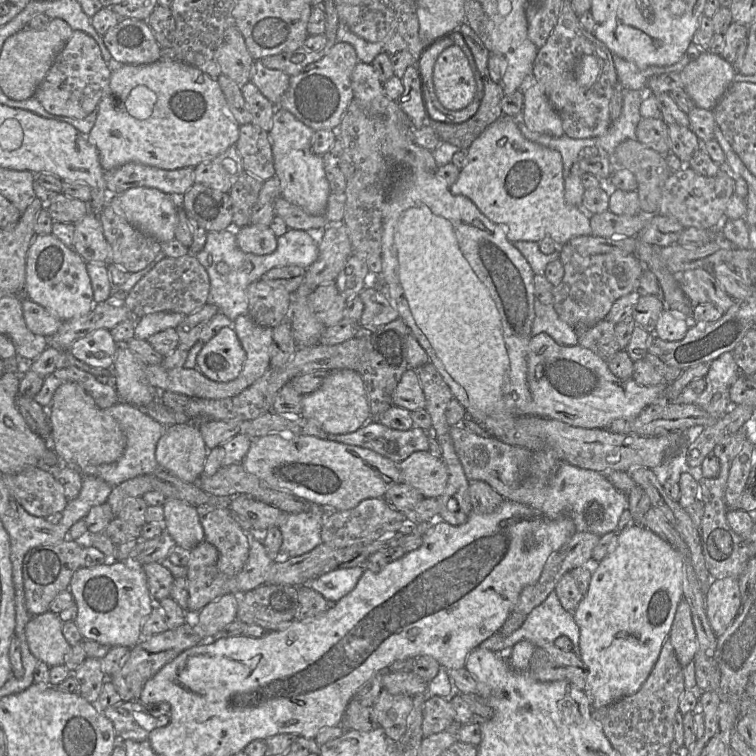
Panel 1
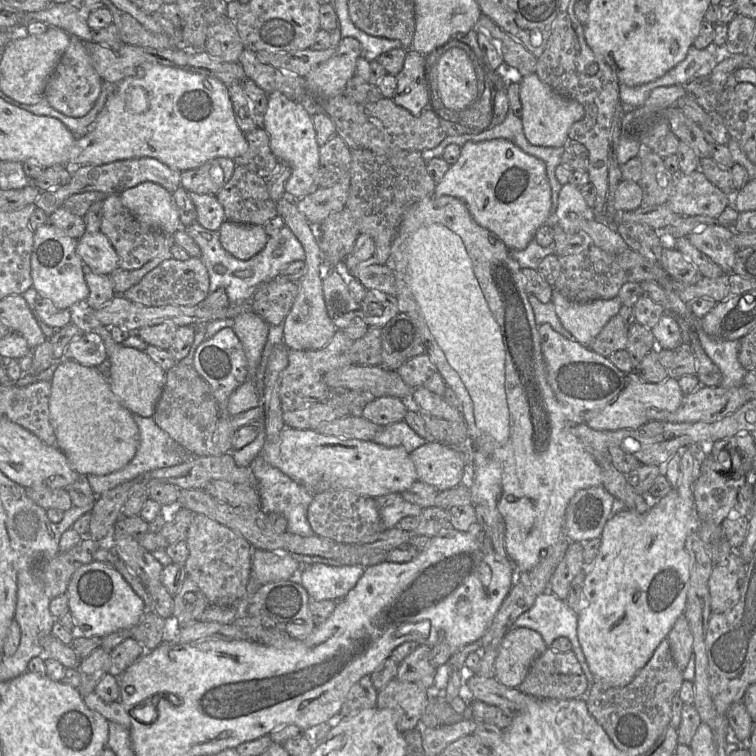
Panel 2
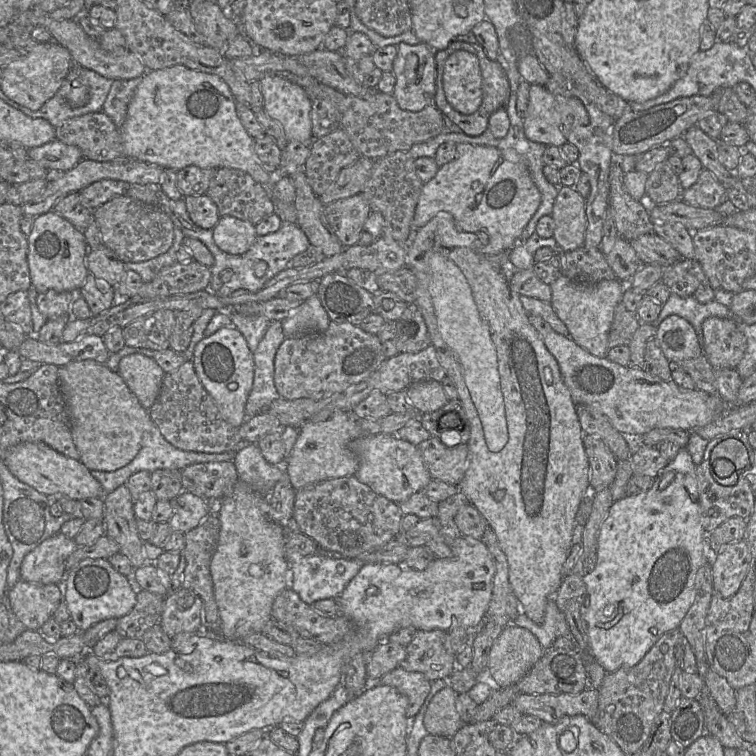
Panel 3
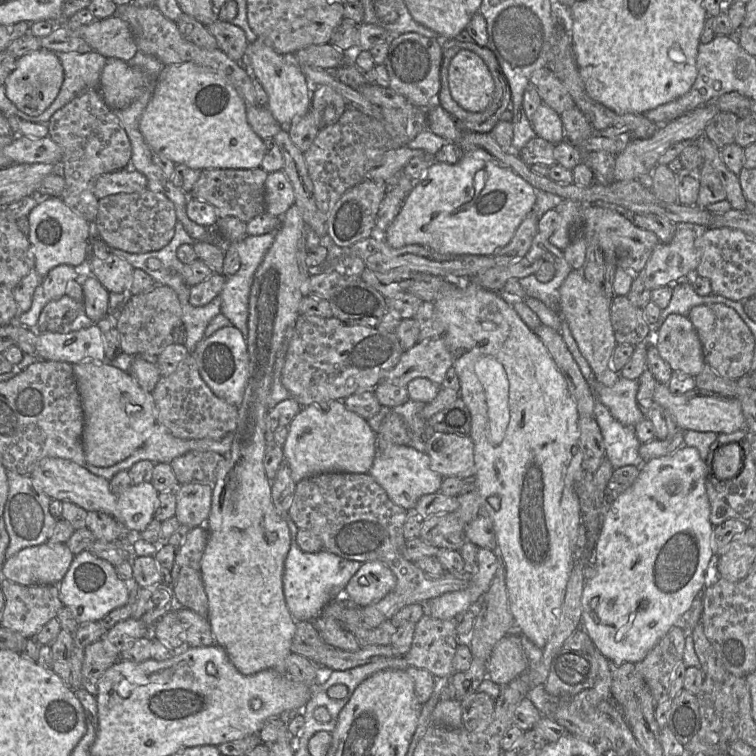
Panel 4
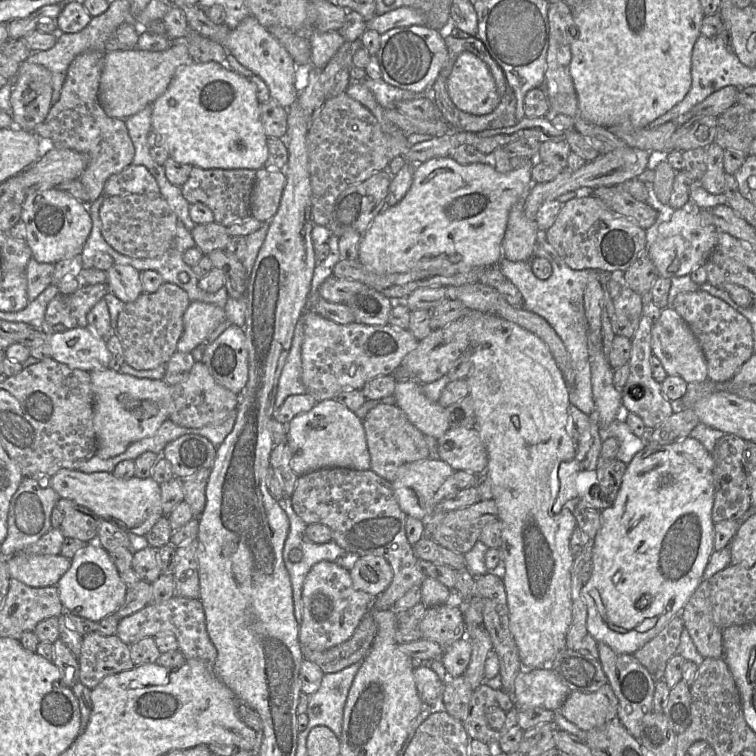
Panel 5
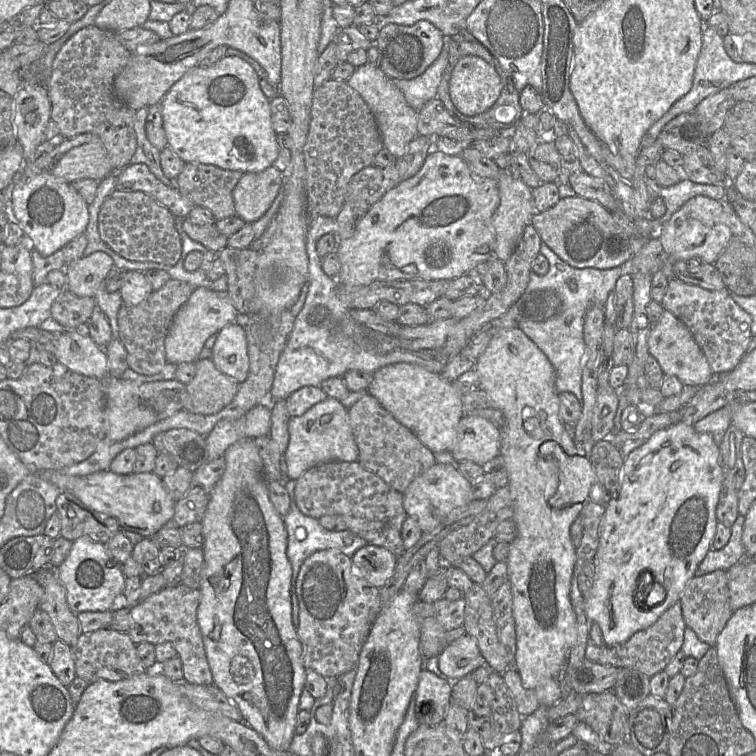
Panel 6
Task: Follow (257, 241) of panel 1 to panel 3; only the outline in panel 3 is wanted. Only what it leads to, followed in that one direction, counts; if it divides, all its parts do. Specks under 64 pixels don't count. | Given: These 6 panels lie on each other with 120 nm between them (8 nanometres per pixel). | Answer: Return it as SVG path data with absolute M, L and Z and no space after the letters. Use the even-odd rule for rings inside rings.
M221 216L212 230L217 246L233 255L246 253L258 236L254 224L233 216Z

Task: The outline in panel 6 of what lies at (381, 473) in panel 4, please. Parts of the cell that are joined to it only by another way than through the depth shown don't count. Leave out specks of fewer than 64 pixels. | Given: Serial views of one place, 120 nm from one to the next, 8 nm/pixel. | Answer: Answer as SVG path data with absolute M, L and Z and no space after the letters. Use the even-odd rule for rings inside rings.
M440 463L417 476L402 495L407 516L416 520L422 533L434 530L452 511L474 500L473 485L460 474L457 466Z

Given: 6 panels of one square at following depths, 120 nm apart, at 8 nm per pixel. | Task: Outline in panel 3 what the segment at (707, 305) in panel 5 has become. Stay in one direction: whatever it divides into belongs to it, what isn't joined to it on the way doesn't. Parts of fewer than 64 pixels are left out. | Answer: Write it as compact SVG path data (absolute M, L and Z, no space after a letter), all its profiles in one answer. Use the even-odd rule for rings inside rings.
M709 317L702 324L702 354L714 370L735 369L747 341L733 317Z

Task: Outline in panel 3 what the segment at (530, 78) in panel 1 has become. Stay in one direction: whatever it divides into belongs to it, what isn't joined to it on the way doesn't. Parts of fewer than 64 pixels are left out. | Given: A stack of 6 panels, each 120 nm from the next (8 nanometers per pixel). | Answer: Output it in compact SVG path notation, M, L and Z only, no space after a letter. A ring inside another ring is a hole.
M530 85L529 103L523 124L525 136L532 142L561 147L568 142L566 137L574 126L589 124L589 116L578 98L554 95L545 86Z

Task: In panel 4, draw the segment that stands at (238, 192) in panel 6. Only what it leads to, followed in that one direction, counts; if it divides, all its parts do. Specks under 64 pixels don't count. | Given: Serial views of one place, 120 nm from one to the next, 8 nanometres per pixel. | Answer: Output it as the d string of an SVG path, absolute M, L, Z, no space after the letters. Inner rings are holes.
M283 170L271 172L265 181L266 213L281 218L295 203L293 186Z

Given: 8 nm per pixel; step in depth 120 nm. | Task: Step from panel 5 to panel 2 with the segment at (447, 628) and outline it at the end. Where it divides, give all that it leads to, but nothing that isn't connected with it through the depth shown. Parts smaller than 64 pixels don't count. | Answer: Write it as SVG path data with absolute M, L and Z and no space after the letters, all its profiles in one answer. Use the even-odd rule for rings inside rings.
M418 644L416 649L398 664L395 678L416 683L420 687L430 690L436 673L436 668L429 660L431 649L425 644Z

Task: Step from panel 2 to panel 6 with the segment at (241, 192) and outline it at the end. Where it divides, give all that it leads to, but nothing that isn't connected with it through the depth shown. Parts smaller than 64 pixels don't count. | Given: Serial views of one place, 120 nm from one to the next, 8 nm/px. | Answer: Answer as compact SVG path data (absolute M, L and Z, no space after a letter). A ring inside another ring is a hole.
M185 163L174 183L195 206L209 209L215 220L221 220L236 215L233 190L243 174L212 164Z

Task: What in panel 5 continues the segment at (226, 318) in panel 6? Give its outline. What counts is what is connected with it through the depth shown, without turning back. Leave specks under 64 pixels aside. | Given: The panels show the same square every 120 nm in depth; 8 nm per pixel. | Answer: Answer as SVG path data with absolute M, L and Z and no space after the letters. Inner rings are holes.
M191 301L183 315L183 333L177 343L177 351L190 353L225 320L224 308L211 303Z

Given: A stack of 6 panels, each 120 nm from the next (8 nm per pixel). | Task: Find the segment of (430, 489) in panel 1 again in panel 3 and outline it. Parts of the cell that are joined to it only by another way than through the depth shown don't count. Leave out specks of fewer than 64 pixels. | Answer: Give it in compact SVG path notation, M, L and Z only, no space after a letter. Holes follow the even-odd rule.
M431 437L417 445L417 448L433 480L459 485L468 468L467 444L447 447L439 438Z

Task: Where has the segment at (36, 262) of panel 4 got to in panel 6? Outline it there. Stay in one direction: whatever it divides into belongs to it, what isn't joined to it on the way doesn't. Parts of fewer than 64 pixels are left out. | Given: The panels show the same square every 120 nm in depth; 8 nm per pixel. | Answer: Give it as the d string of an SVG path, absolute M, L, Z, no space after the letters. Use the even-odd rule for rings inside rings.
M50 171L26 179L13 186L12 206L18 224L29 236L42 256L48 257L80 234L86 233L89 222L89 204L72 187L71 183L56 178Z

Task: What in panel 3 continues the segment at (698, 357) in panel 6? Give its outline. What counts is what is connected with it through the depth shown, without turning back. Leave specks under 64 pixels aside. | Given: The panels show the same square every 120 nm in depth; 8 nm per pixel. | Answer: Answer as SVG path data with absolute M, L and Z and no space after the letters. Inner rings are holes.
M677 315L668 316L660 323L654 339L672 365L702 354L702 345L693 326Z

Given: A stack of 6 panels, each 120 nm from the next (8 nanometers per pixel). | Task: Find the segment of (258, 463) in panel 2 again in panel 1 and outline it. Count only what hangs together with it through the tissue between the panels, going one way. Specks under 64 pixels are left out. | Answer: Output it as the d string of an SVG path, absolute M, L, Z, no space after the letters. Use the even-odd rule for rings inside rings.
M314 506L310 510L301 513L282 512L278 520L278 528L282 533L281 557L292 558L303 555L322 543L321 531L325 516L322 510L323 507Z

